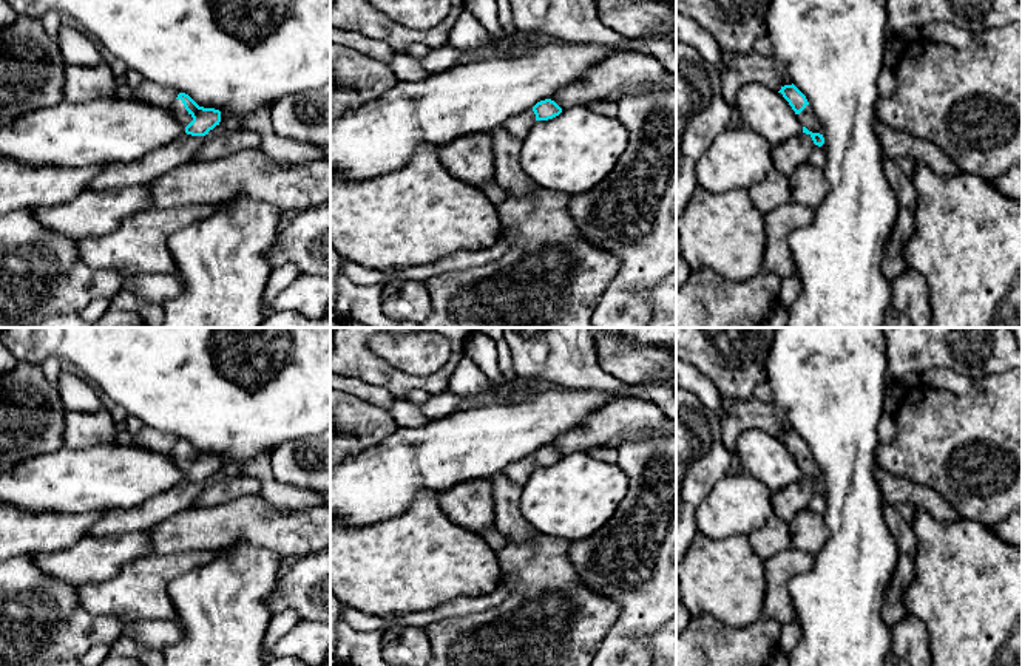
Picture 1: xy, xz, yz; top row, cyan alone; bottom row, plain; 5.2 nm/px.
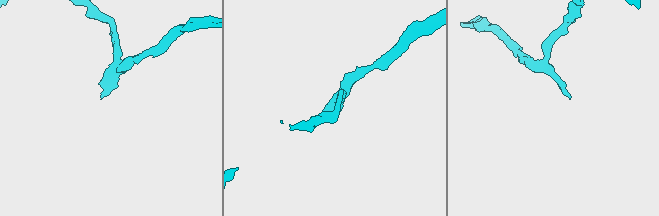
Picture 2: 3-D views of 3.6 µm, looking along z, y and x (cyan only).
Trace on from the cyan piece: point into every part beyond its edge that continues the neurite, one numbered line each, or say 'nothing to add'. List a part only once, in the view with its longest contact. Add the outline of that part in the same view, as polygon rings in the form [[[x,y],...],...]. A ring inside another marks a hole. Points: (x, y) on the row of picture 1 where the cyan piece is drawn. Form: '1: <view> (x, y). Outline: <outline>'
1: xy (178, 108). Outline: [[[176,99],[171,105],[170,105],[171,113],[174,114],[174,117],[184,125],[187,127],[193,117],[191,114],[185,110],[184,104],[181,99]]]

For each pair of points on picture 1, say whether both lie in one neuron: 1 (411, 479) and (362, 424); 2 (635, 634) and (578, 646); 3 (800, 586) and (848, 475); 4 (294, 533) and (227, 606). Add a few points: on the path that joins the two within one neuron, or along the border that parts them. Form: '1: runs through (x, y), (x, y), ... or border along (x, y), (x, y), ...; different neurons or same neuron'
1: border along (399, 427), (383, 439), (352, 453), (346, 459); different neurons
2: border along (618, 609), (618, 618), (595, 649); different neurons
3: runs through (829, 564), (848, 546), (848, 504); same neuron
4: border along (241, 538), (274, 549), (281, 557); different neurons

